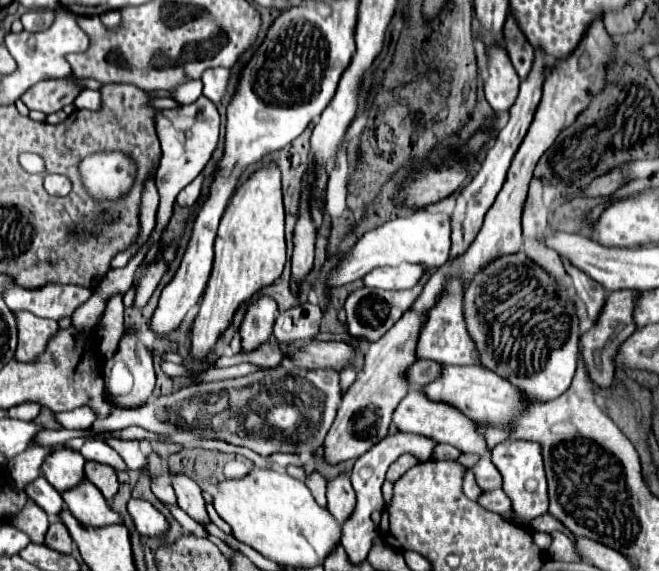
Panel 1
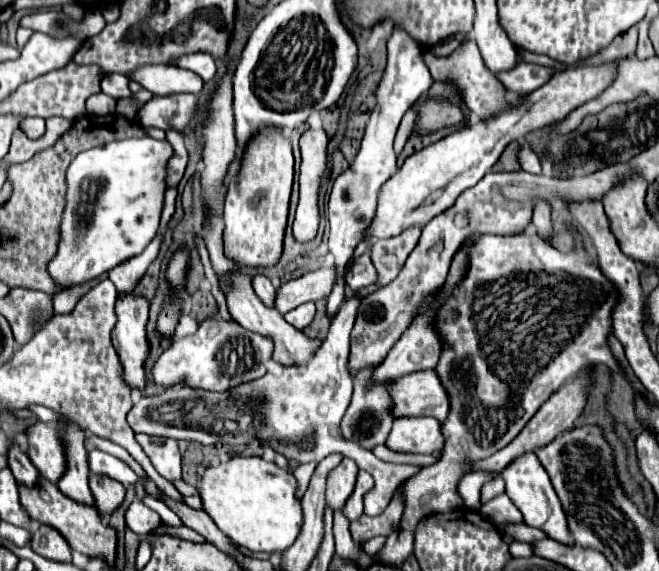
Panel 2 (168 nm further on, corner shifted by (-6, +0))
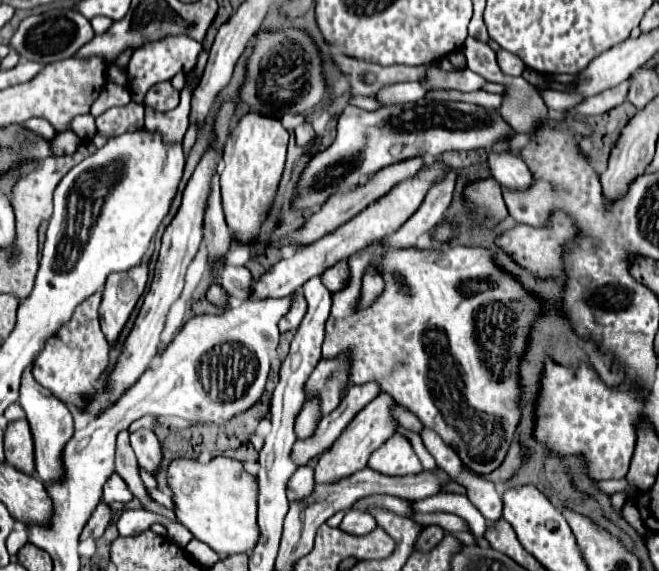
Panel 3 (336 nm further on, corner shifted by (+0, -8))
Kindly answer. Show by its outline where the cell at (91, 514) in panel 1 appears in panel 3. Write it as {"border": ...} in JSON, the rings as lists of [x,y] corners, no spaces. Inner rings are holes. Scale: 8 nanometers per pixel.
{"border":[[[31,367],[25,369],[21,379],[21,397],[19,403],[27,413],[27,421],[31,425],[33,441],[35,441],[35,467],[39,479],[49,485],[49,481],[57,481],[57,473],[61,473],[61,449],[65,449],[65,441],[73,437],[73,415],[65,403],[53,397],[45,387],[41,387],[31,377]]]}

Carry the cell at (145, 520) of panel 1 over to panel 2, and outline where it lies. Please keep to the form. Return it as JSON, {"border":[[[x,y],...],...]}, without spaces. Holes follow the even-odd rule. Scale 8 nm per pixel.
{"border":[[[133,501],[125,513],[125,523],[133,533],[145,537],[149,531],[161,525],[161,517],[149,507],[145,507],[141,501]]]}

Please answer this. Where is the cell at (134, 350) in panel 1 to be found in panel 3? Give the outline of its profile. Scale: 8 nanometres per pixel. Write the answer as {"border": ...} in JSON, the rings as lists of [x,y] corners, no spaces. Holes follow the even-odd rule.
{"border":[[[137,265],[125,273],[111,273],[101,301],[101,329],[109,341],[115,345],[129,315],[133,313],[139,297],[143,295],[147,283],[147,265]]]}

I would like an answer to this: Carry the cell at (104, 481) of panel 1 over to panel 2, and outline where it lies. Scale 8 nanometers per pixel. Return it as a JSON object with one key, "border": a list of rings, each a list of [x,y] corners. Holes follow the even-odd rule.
{"border":[[[91,477],[89,479],[89,489],[95,499],[95,509],[99,515],[111,515],[123,501],[125,497],[125,487],[119,485],[119,481],[111,481],[109,477]]]}

